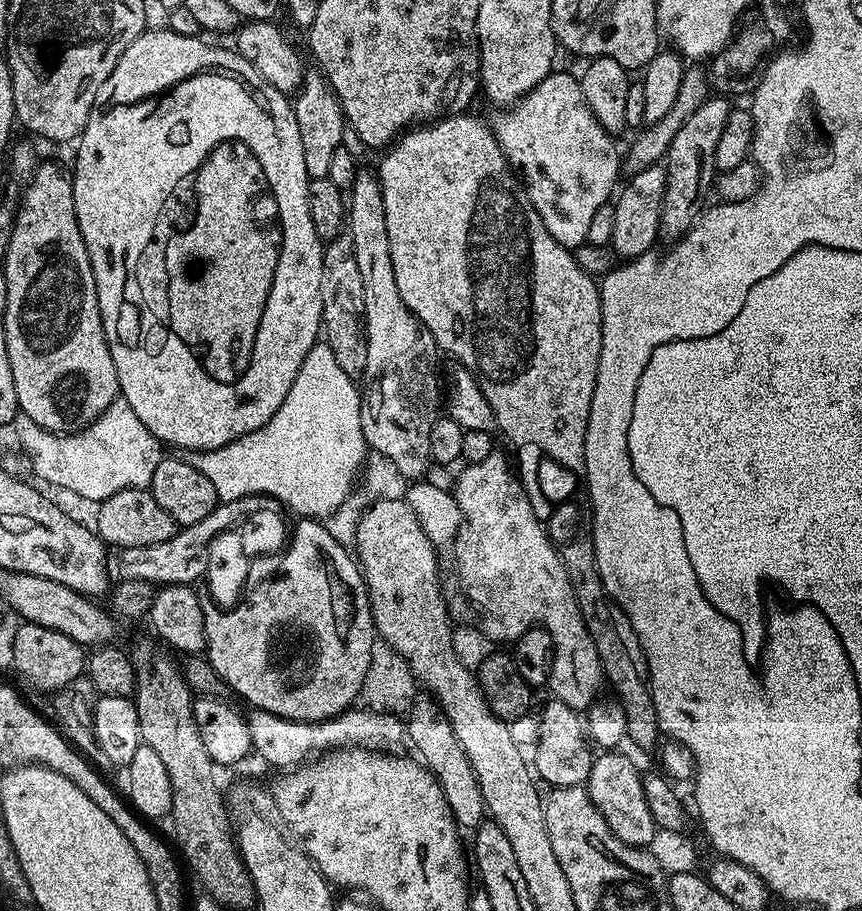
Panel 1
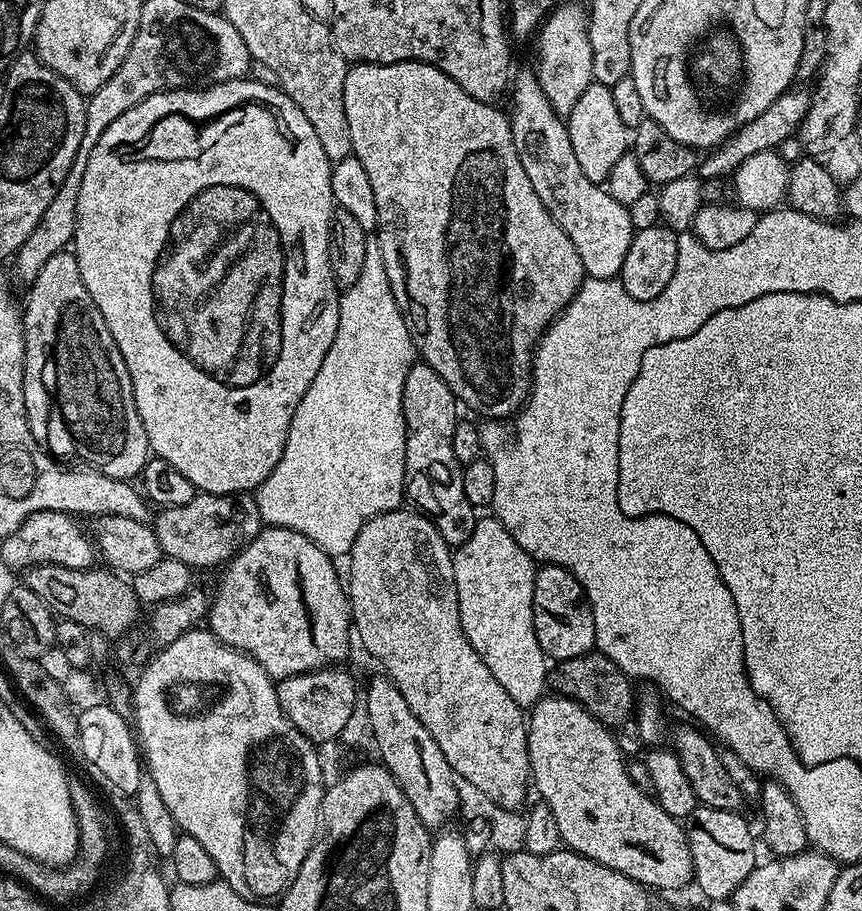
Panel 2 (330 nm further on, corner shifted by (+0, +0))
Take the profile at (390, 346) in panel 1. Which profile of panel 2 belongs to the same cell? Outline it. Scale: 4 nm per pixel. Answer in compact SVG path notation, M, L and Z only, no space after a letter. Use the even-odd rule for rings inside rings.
M423 362L413 364L412 369L406 374L406 382L402 386L402 414L408 431L402 488L407 499L409 496L417 504L415 507L431 520L449 546L459 546L466 542L478 521L477 509L466 502L466 494L462 490L463 467L458 462L458 458L454 458L454 426L458 422L456 408L458 409L456 396L450 390L450 386L446 386L446 382L442 382L442 378L438 378L434 369Z

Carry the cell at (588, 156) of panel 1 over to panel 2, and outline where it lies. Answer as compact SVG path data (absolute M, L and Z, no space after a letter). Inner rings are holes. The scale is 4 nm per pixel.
M593 82L582 90L582 98L574 102L574 110L566 118L570 144L574 155L582 166L582 172L592 183L603 185L608 179L610 170L614 170L614 162L622 158L630 148L630 130L622 126L622 118L618 118L618 110L614 107L614 94L605 84Z

